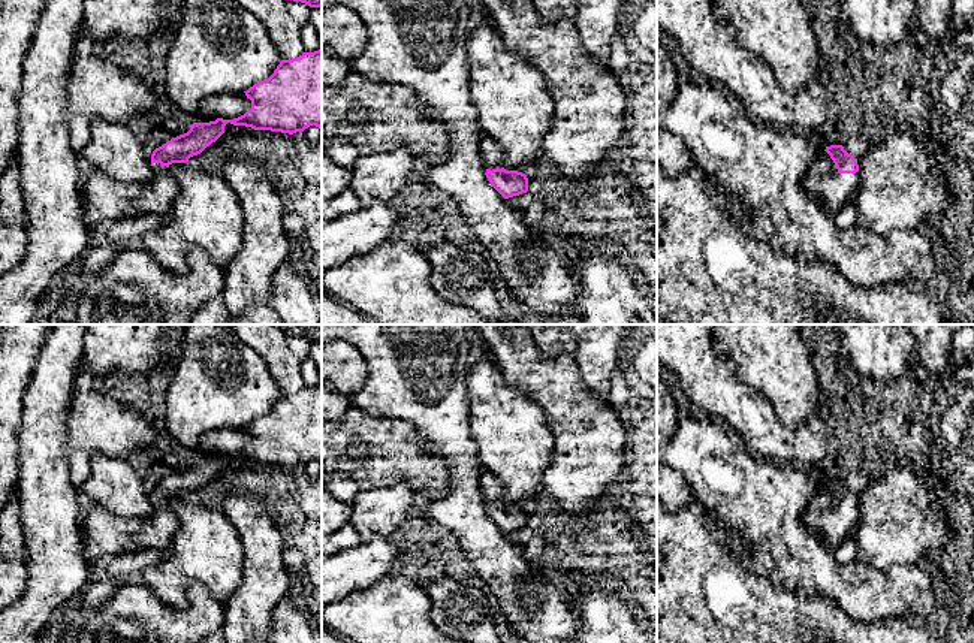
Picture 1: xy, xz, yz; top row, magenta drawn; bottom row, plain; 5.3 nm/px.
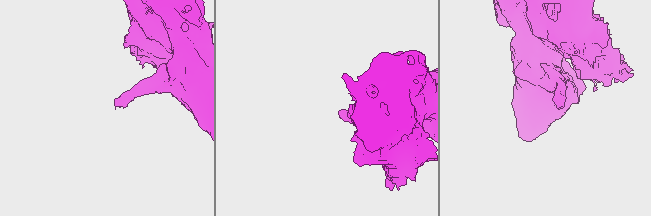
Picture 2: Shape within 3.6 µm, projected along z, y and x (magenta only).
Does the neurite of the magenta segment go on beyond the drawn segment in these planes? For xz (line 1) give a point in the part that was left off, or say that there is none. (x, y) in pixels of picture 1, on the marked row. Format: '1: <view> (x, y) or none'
1: xz (494, 156)

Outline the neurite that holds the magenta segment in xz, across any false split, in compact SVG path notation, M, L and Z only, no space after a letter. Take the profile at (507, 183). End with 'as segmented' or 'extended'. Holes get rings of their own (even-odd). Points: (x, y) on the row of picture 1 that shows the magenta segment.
M482 135L479 141L479 150L486 161L486 178L491 185L504 197L519 196L528 191L528 178L518 170L506 170L506 153L489 136Z; extended

